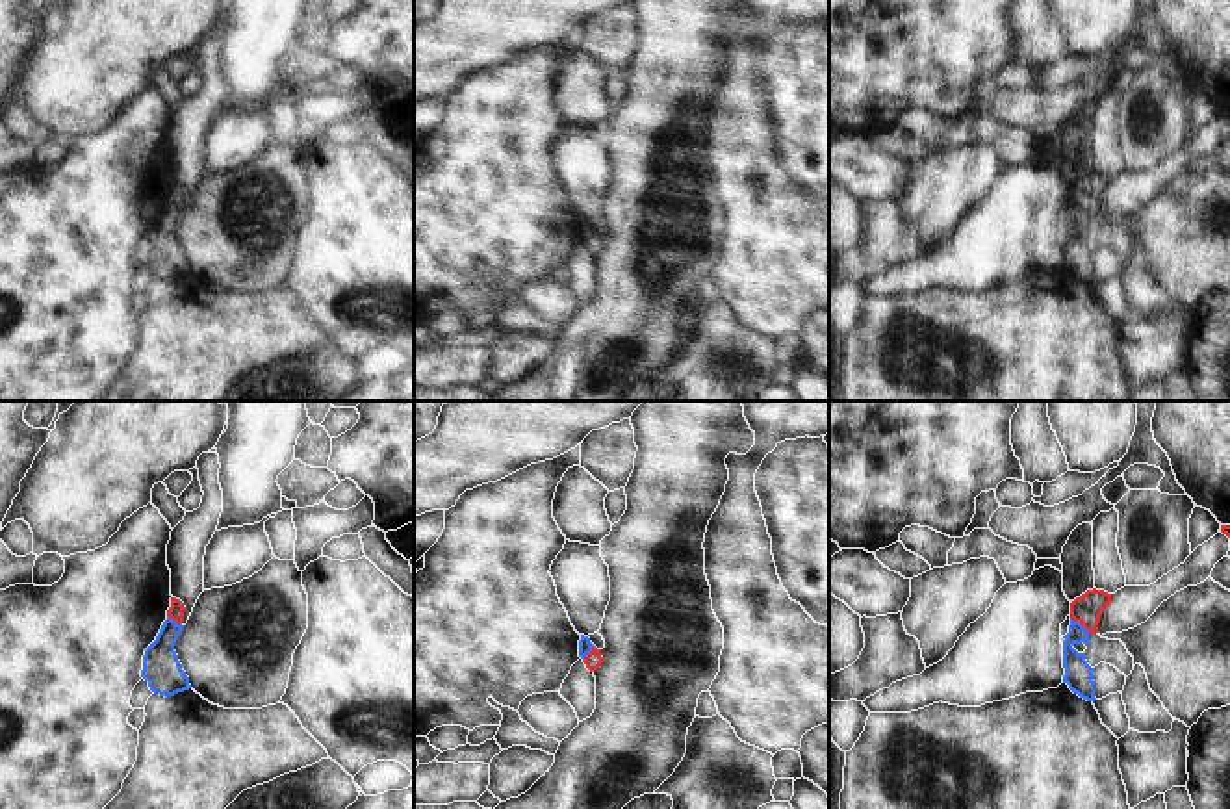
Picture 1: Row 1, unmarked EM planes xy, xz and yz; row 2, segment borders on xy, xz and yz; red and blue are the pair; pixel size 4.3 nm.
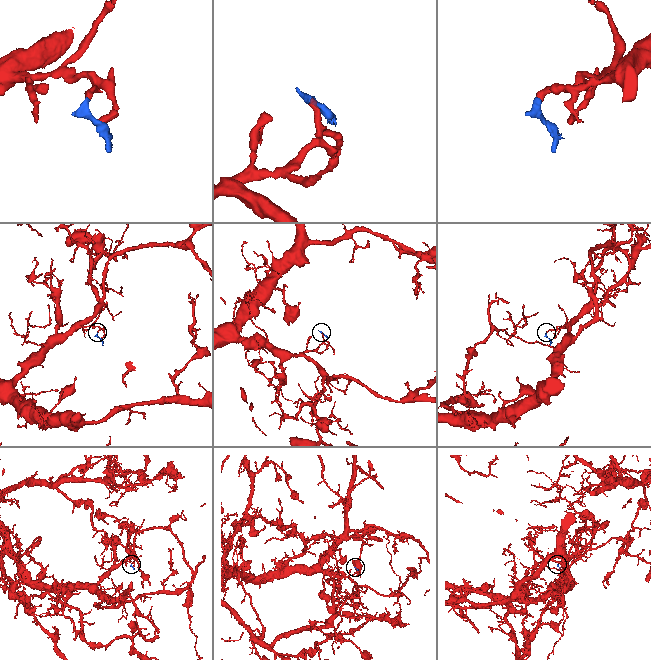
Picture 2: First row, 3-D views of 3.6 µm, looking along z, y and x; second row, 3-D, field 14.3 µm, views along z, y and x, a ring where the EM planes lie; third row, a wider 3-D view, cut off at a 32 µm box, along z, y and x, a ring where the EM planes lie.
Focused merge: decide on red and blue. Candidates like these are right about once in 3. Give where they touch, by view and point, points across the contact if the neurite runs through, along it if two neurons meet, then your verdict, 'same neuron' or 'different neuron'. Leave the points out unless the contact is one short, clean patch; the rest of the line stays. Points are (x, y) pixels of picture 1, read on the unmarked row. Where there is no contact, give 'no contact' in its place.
meets red in yz at (1080, 206); border along yz (1071, 201), (1089, 218); different neuron

